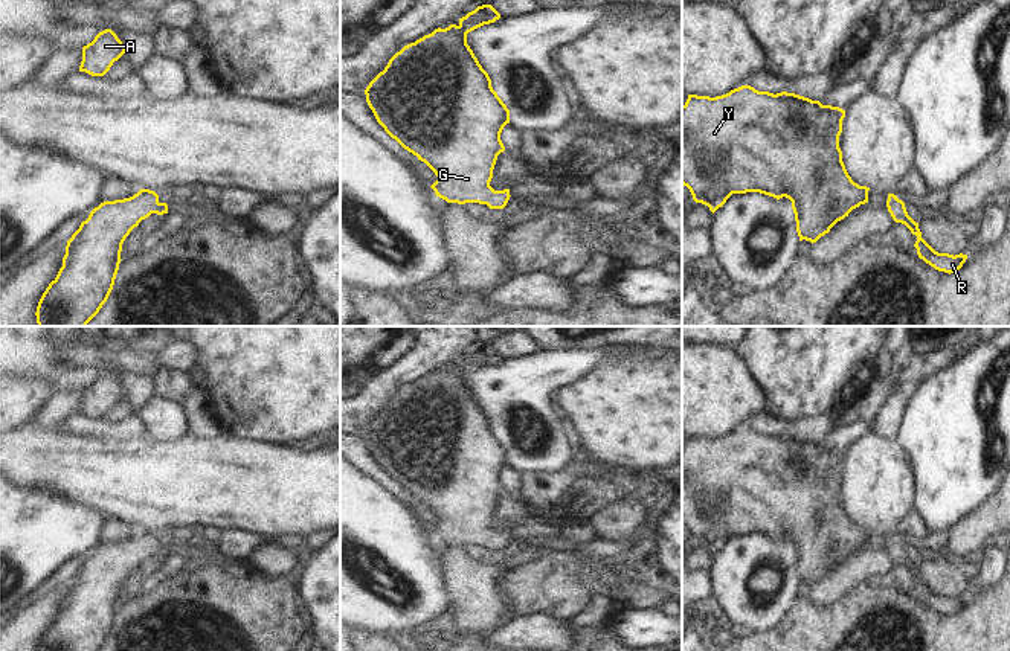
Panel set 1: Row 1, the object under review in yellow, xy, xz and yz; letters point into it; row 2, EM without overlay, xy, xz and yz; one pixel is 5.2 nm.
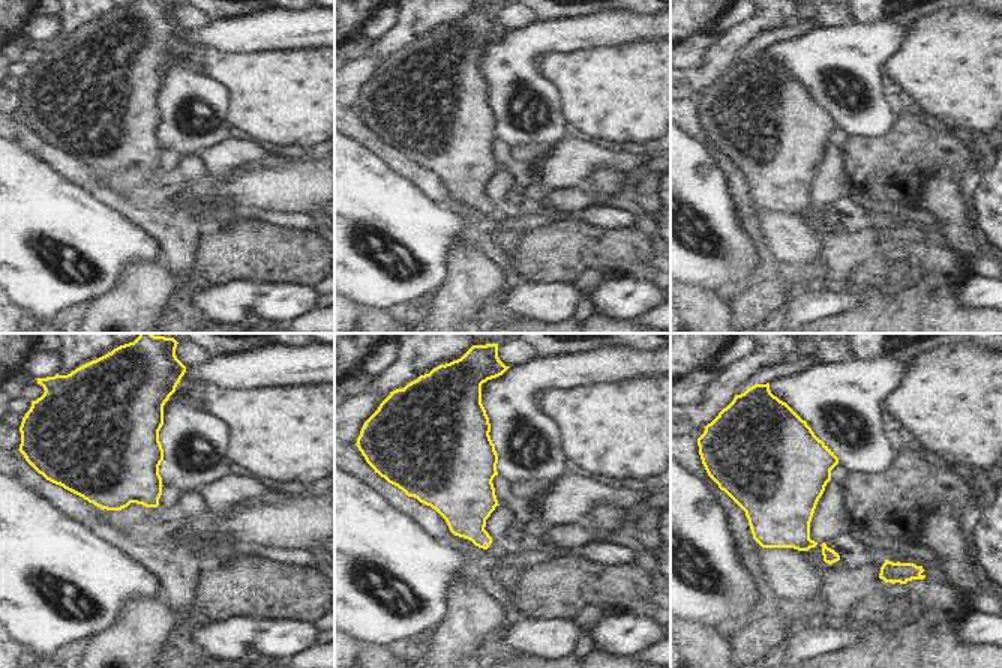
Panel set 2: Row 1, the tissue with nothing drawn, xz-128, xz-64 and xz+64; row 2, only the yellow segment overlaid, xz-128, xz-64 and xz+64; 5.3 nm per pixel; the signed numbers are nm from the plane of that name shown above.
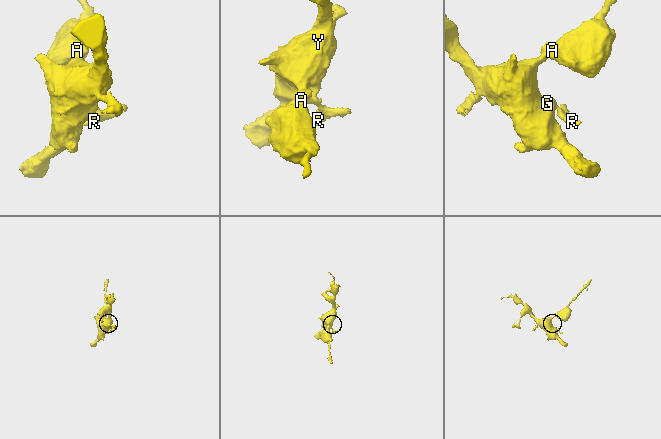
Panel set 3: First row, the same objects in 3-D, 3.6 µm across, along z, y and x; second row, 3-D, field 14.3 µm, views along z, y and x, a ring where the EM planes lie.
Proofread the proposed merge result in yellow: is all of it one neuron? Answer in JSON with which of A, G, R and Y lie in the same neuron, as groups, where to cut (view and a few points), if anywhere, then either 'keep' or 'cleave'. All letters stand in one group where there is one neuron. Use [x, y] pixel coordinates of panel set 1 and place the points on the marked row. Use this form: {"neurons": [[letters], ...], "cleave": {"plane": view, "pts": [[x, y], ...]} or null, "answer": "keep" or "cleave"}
{"neurons": [["A", "G", "R", "Y"]], "cleave": null, "answer": "keep"}

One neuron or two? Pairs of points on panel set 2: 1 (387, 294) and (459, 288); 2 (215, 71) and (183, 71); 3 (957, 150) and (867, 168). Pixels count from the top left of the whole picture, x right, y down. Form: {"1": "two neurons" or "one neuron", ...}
{"1": "two neurons", "2": "two neurons", "3": "one neuron"}

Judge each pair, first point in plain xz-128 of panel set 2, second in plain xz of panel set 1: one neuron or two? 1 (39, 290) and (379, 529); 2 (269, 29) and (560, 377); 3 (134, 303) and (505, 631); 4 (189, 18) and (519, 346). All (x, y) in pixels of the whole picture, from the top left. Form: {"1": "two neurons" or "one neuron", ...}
{"1": "one neuron", "2": "one neuron", "3": "two neurons", "4": "one neuron"}

